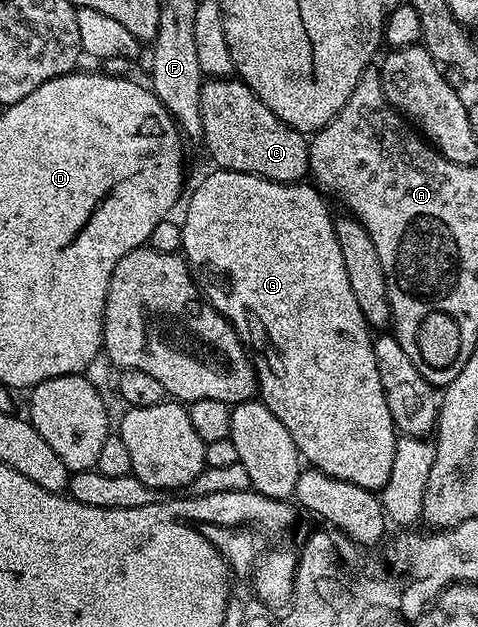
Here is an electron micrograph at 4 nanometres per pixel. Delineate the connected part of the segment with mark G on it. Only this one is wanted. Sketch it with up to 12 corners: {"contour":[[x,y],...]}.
{"contour":[[212,169],[182,248],[299,455],[399,433],[321,190]]}

